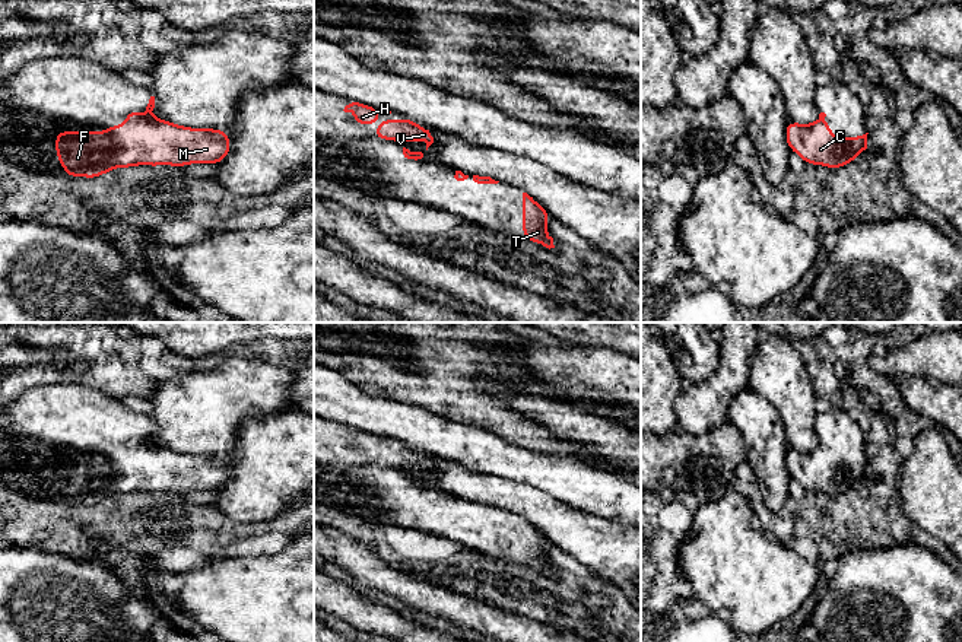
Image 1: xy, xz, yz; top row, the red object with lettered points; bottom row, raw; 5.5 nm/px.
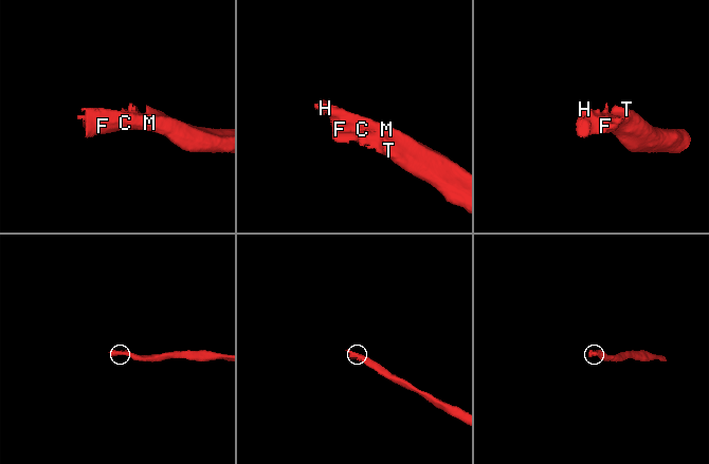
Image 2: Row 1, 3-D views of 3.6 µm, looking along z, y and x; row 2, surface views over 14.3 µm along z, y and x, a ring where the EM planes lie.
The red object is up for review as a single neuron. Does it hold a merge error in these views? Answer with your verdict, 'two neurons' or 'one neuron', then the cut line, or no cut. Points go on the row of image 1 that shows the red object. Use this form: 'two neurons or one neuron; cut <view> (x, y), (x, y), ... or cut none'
one neuron; cut none

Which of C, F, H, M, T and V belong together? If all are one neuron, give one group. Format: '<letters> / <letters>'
C F H M T V

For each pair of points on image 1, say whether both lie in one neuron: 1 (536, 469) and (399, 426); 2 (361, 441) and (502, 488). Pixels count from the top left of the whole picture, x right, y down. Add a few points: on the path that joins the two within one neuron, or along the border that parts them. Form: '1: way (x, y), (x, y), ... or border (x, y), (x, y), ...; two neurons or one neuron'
1: way (502, 458), (466, 442), (432, 435); one neuron
2: border (434, 464), (428, 473), (422, 467), (400, 469); two neurons

